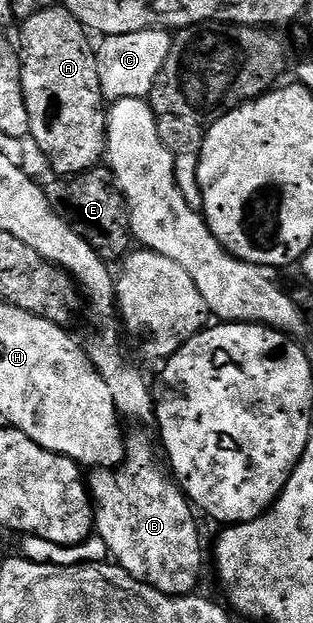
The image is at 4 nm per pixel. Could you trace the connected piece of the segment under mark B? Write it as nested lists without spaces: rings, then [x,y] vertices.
[[[129,435],[125,440],[125,461],[116,469],[97,469],[92,472],[93,476],[88,476],[87,486],[89,497],[93,500],[93,522],[96,534],[107,545],[110,556],[115,560],[117,566],[122,567],[131,577],[135,577],[141,583],[151,585],[168,595],[192,595],[198,590],[197,582],[201,579],[201,531],[197,528],[198,516],[195,508],[190,503],[184,491],[177,486],[177,480],[173,478],[168,470],[160,471],[156,467],[157,455],[153,452],[153,447],[149,444],[149,439],[145,435]]]

